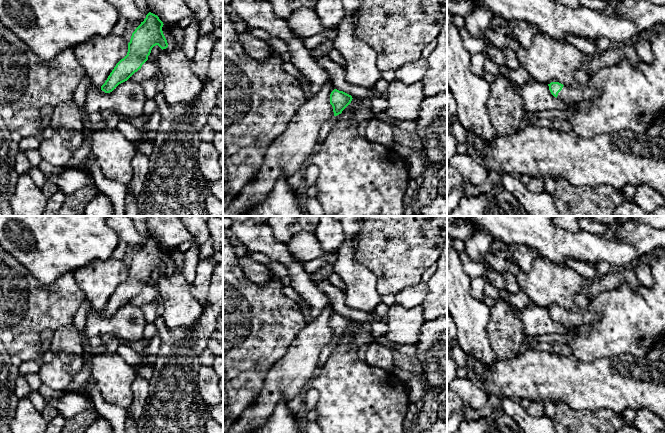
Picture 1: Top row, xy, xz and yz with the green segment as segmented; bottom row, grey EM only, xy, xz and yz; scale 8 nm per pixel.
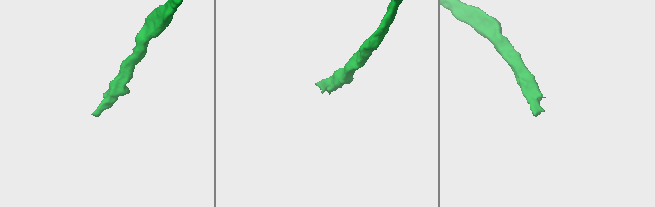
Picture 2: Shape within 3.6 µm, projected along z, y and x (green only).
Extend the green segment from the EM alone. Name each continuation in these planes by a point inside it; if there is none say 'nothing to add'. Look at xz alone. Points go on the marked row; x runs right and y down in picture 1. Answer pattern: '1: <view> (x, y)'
nothing to add

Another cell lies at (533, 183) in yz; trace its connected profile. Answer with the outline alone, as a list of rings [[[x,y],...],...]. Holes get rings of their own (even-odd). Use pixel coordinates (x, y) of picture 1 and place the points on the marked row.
[[[523,175],[521,176],[521,182],[531,192],[544,192],[545,191],[544,179],[540,176]]]

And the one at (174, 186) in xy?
[[[223,38],[212,45],[207,70],[208,81],[201,94],[190,105],[169,106],[162,93],[157,93],[154,101],[161,113],[161,123],[152,141],[153,151],[149,158],[149,169],[142,191],[137,197],[138,216],[210,216],[206,208],[206,180],[200,173],[198,146],[201,143],[199,132],[207,124],[208,116],[218,106],[218,95],[223,88]]]

